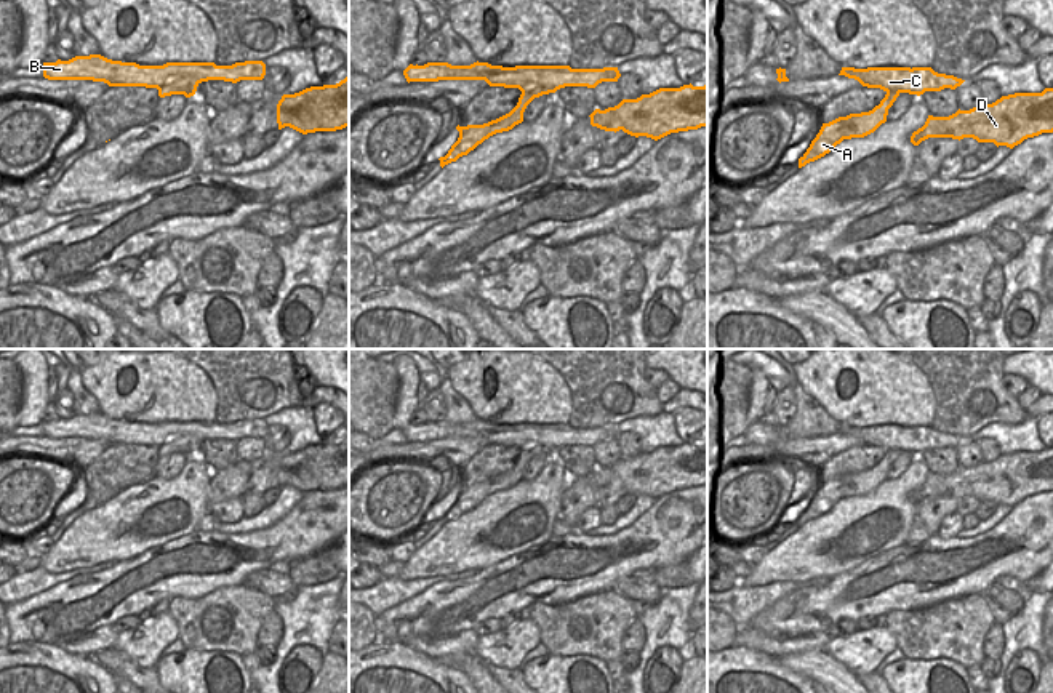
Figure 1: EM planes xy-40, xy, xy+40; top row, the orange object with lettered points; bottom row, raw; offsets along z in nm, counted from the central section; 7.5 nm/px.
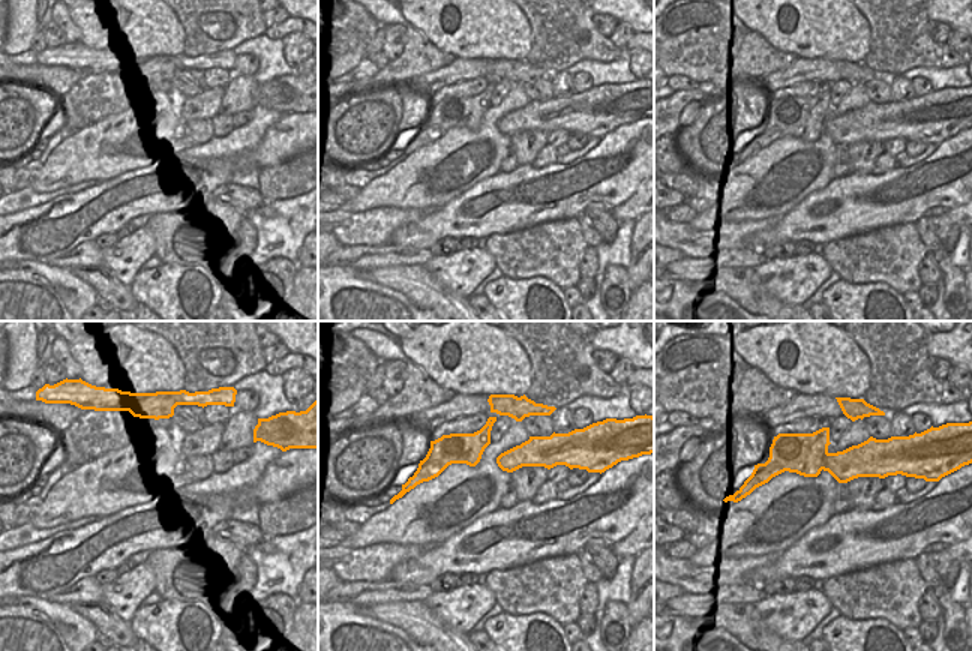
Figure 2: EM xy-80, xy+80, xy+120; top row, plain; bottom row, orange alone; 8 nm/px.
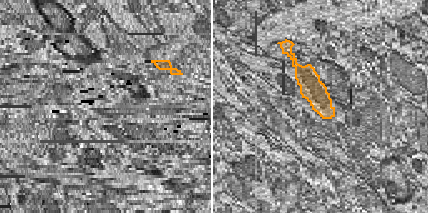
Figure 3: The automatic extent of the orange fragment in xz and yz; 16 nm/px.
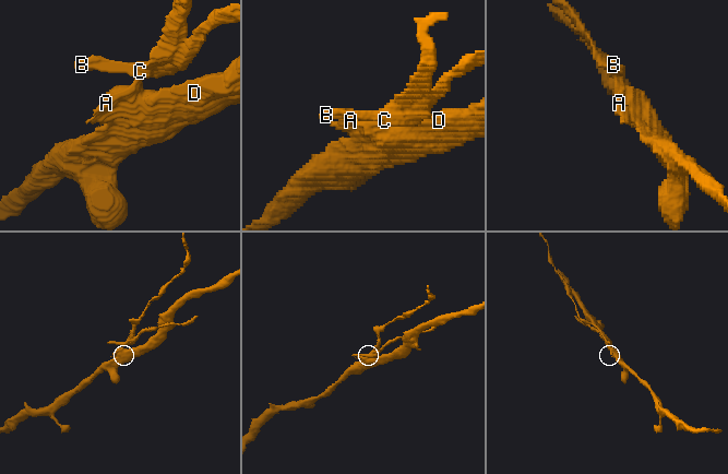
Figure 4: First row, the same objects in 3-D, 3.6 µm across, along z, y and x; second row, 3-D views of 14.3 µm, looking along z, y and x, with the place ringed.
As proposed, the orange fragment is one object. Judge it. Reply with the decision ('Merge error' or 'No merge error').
Merge error.

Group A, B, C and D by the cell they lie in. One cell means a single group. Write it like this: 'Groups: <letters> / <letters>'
Groups: A D / B C.

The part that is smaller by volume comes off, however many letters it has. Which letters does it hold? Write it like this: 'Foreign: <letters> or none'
Foreign: B, C

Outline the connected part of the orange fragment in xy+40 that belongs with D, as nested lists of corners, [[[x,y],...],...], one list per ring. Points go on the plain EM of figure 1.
[[[1053,447],[1002,455],[992,463],[959,467],[949,475],[928,474],[925,483],[912,491],[911,501],[919,504],[928,496],[973,496],[1013,507],[1042,491],[1053,491]]]

